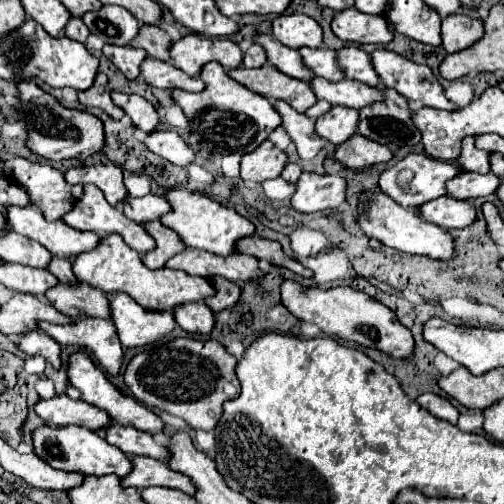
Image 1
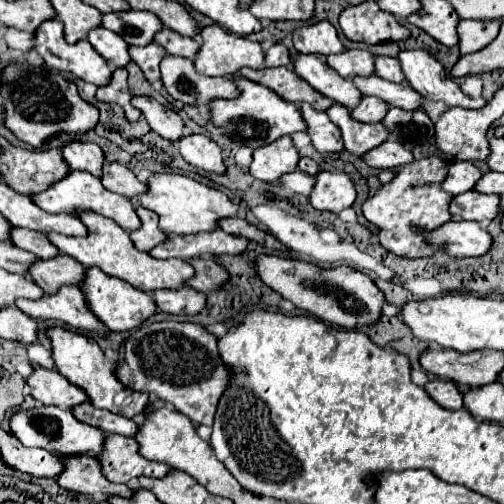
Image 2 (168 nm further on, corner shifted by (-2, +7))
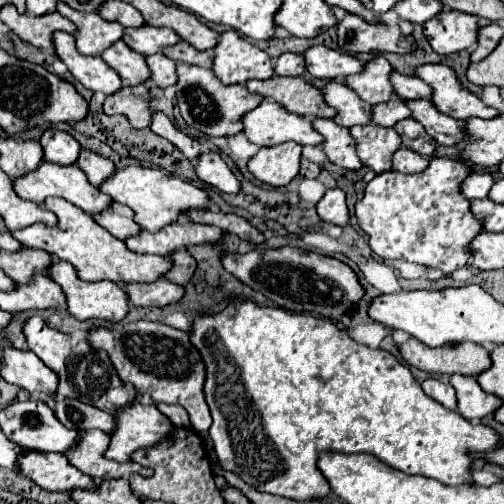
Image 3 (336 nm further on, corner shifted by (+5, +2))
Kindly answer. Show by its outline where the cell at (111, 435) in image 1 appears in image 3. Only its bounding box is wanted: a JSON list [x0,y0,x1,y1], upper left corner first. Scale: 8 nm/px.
[56,396,116,434]

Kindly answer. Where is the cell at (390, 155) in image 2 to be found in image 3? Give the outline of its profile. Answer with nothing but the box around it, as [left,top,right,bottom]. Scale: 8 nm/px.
[392,146,428,174]

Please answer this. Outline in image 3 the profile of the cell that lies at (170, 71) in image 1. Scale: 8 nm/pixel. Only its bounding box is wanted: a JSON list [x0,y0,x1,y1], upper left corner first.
[176,64,262,136]

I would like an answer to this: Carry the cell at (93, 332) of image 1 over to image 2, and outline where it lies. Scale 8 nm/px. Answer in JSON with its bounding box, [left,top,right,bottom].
[15,285,107,333]

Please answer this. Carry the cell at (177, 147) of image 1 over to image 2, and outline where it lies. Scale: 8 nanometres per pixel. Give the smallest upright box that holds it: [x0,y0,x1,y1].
[175,135,227,175]

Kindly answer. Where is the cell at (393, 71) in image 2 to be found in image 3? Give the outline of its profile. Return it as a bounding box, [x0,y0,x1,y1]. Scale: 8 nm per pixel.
[390,72,432,100]

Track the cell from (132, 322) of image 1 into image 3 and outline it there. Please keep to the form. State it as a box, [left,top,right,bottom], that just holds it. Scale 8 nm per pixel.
[48,260,128,322]

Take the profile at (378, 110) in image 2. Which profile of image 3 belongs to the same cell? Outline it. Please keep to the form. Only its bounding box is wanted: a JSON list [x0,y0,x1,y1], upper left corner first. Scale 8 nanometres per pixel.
[372,96,410,128]

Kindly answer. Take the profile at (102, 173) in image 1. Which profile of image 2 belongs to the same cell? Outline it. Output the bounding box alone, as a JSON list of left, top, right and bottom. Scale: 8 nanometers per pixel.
[61,141,103,177]

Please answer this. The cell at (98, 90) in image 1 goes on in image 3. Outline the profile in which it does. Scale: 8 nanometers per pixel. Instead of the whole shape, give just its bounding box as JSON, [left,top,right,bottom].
[104,86,150,128]

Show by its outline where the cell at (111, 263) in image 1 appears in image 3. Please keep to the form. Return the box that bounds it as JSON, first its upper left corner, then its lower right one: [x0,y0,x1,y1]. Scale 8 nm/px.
[12,198,172,286]

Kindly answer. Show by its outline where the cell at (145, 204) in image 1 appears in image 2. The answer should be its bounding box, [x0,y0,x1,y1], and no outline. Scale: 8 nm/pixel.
[101,161,145,197]

